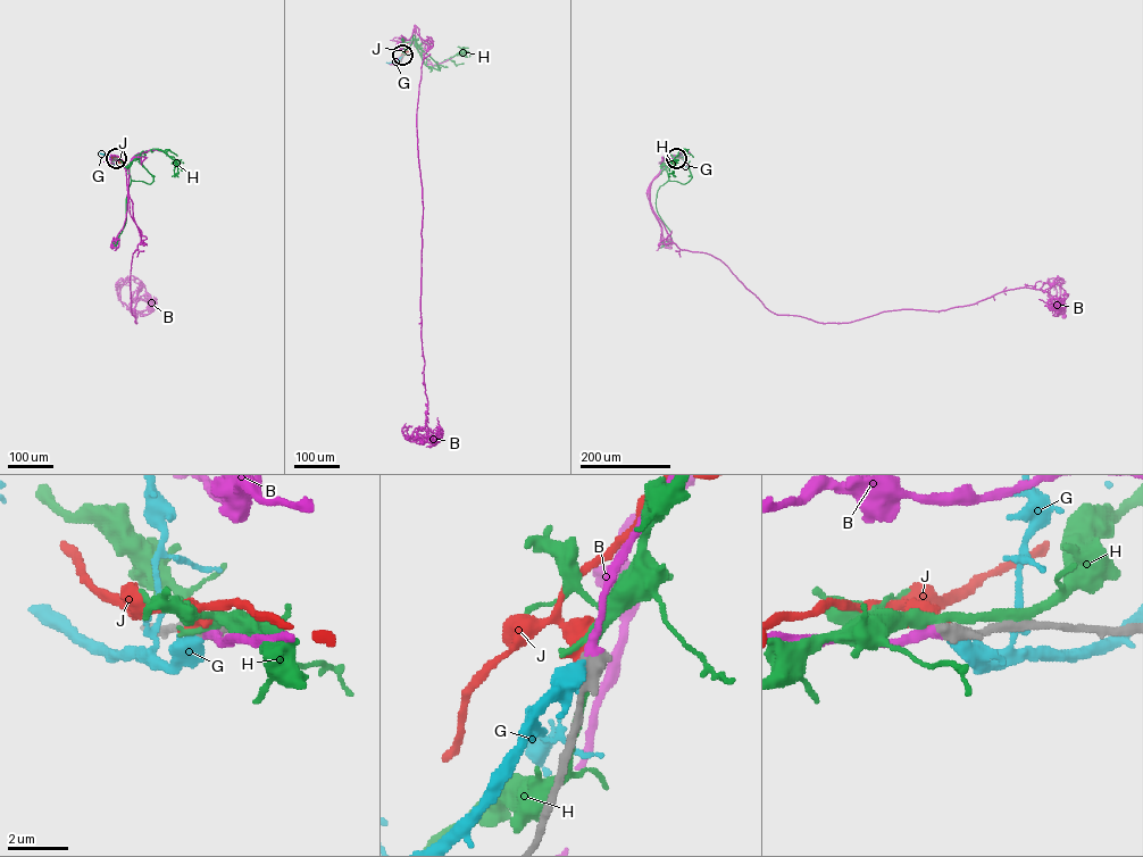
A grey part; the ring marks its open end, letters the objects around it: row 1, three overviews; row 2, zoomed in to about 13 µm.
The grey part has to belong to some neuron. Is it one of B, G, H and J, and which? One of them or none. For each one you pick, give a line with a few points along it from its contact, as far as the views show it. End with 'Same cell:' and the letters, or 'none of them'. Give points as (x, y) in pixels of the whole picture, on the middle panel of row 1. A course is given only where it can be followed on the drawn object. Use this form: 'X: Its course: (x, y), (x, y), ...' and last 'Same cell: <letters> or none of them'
B: Its course: (402, 55), (415, 25), (427, 46), (416, 122), (427, 408), (417, 432), (422, 442)
Same cell: B

